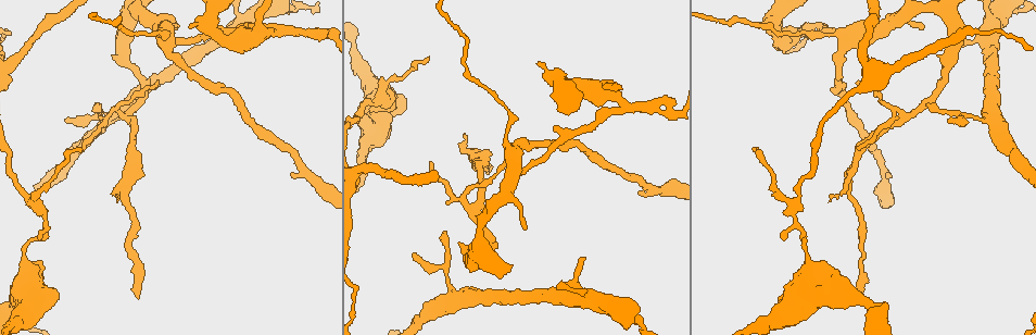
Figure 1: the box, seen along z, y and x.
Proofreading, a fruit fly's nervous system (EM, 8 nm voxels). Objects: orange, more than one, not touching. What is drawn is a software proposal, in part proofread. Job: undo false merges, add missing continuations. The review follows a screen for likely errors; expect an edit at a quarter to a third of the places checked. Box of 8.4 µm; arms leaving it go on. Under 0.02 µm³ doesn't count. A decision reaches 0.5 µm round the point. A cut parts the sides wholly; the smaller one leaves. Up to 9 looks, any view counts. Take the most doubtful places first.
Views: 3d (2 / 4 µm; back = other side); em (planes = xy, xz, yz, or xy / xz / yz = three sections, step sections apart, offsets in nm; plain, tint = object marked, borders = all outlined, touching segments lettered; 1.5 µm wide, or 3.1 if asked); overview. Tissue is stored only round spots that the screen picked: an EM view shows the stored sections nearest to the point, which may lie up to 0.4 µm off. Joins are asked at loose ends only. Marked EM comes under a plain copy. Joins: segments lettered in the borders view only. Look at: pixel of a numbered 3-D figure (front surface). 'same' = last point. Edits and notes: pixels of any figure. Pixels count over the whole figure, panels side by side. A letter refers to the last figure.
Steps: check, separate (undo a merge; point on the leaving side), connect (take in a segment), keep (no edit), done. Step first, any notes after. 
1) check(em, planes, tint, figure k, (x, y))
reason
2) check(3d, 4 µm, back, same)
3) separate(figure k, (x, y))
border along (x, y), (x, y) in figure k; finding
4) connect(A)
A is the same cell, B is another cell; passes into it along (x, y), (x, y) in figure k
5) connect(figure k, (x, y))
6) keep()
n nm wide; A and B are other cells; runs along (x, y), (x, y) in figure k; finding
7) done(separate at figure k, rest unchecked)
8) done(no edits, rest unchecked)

check(em, planes, borders, figure 1, (514, 172))
thick turns thin

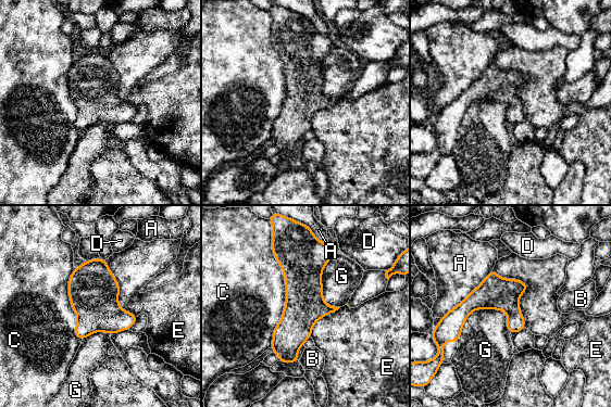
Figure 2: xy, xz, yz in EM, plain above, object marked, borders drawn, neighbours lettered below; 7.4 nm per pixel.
keep()
240 nm wide; A, B, C, D, E and G are other cells; runs along (299, 246), (299, 317), (285, 360) in figure 2; continuous, no second neuron

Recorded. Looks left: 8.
check(3d, 2 µm, figure 1, (463, 134))
tapers out

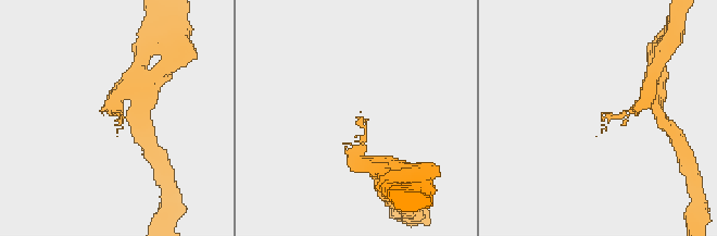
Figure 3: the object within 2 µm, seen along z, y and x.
check(em, yz, step 4, borders, figure 3, (361, 119))
need the tissue

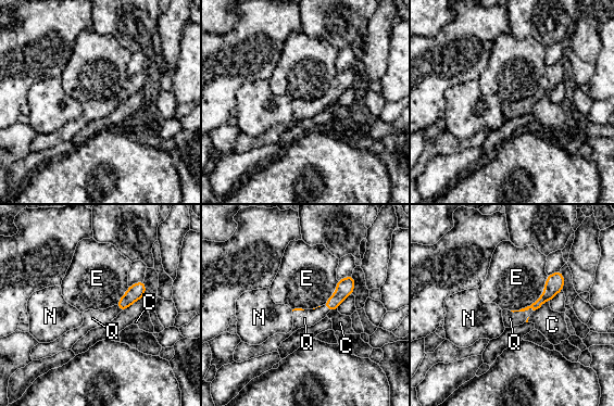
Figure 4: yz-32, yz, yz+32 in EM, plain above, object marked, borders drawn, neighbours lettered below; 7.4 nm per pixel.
connect(Q)
Q is the same cell, C, E and N are other cells; the neuron continues

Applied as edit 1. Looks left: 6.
check(overview)
see it whole again

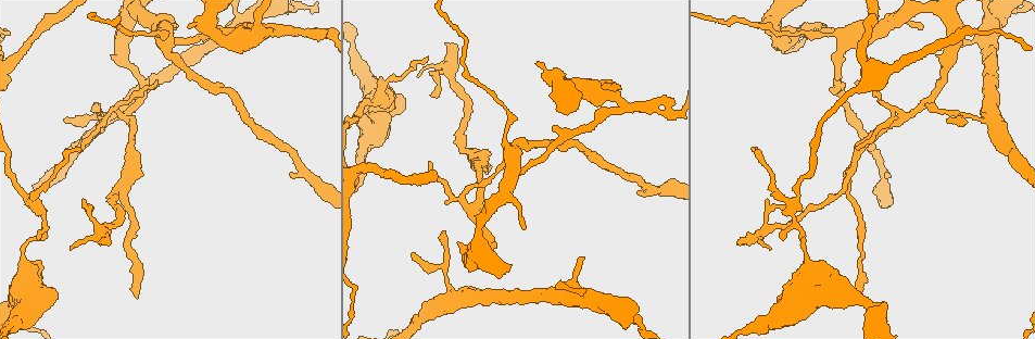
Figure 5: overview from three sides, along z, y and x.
check(3d, 4 µm, figure 5, (101, 241))
branch stops here

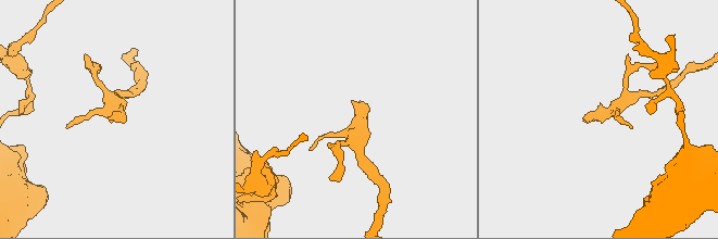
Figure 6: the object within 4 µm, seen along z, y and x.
check(em, planes, borders, figure 6, (582, 118))

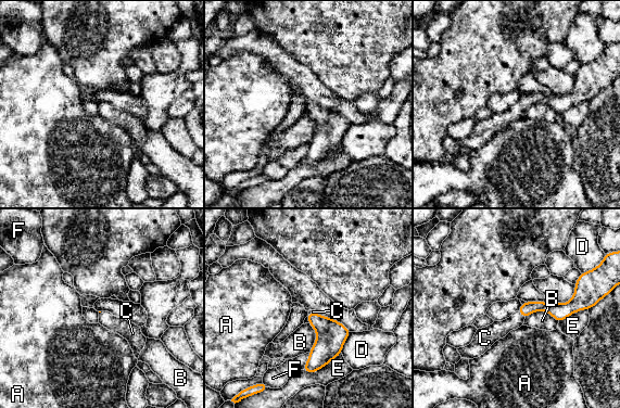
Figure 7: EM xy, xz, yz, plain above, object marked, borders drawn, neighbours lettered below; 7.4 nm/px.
connect(C)
C is the same cell, A, B, D, E and F are other cells; passes into it along (527, 308), (521, 315), (497, 330) in figure 7; it goes on there

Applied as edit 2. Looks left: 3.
check(3d, 2 µm, figure 5, (583, 256))
tapers out

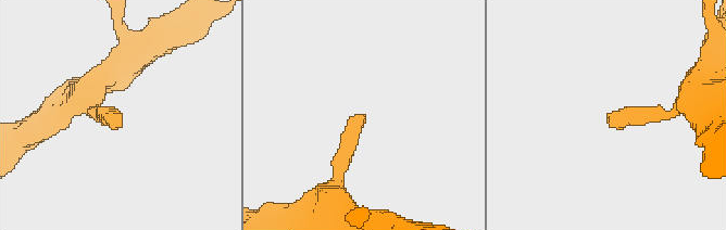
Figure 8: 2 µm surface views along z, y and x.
check(em, planes, borders, figure 8, (121, 125))

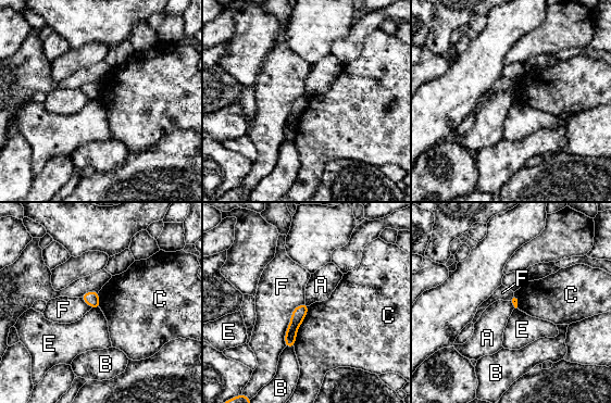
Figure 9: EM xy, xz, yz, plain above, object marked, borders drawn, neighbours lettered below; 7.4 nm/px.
keep()
A, B, C, E and F are other cells; border along (310, 305), (298, 328), (294, 347) in figure 9; no lettered segment goes on from it

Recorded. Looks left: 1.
done(connect at figure 4, connect at figure 7, rest unchecked)

